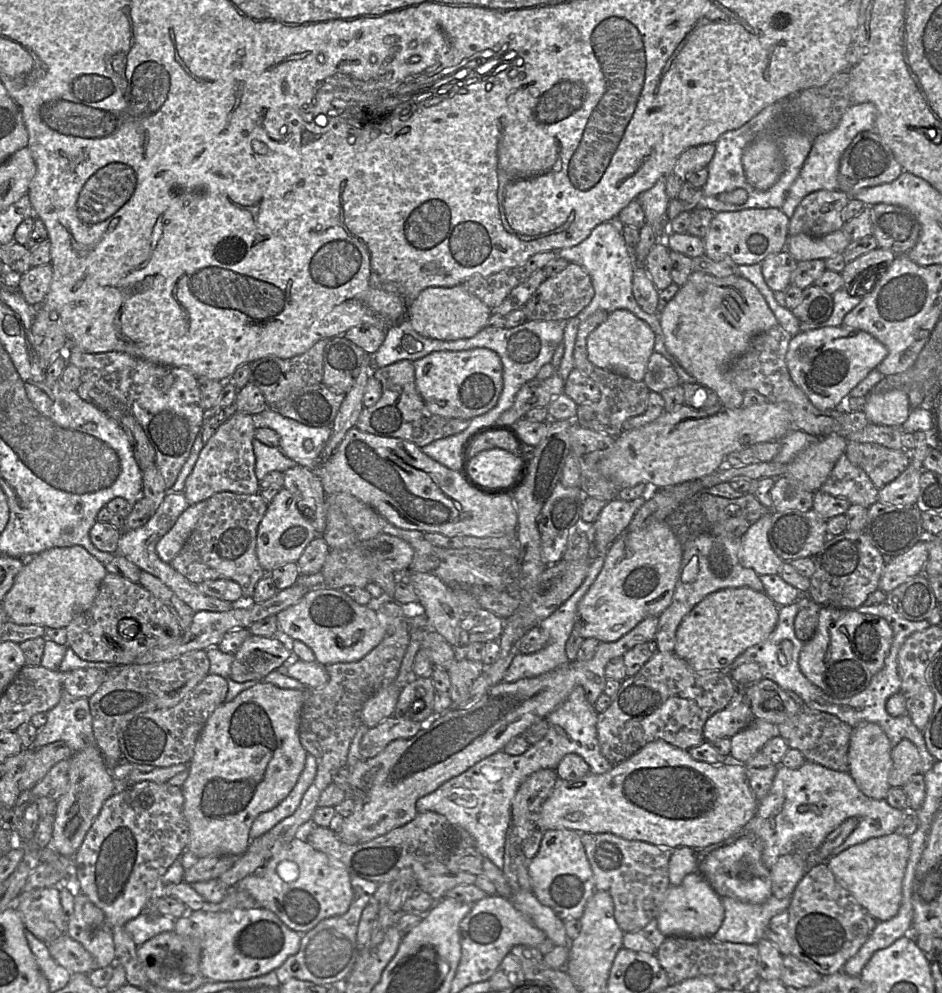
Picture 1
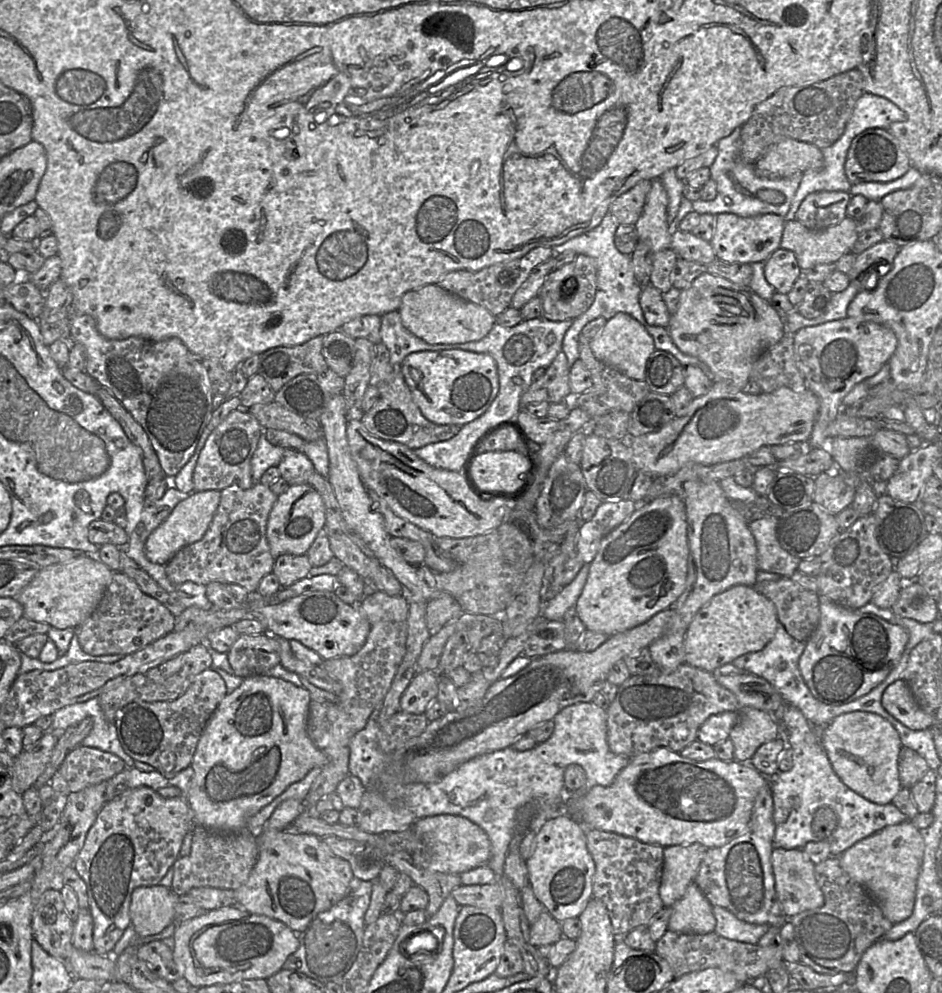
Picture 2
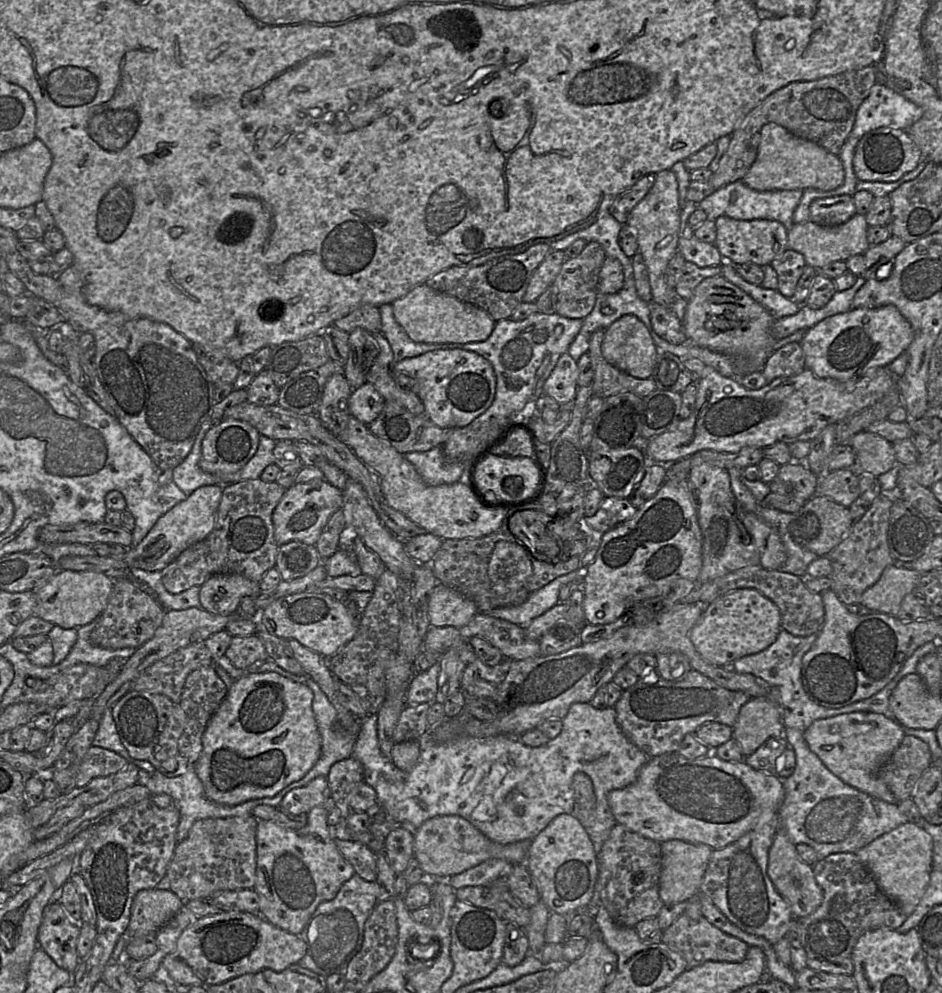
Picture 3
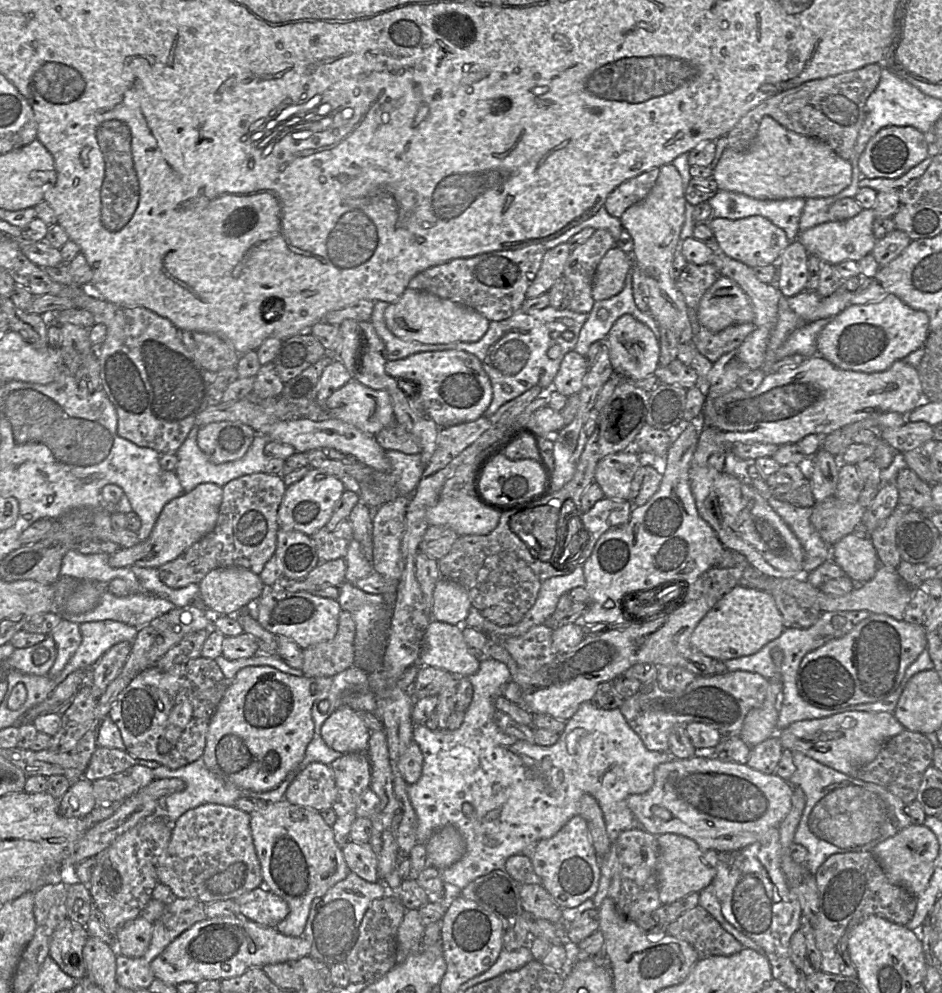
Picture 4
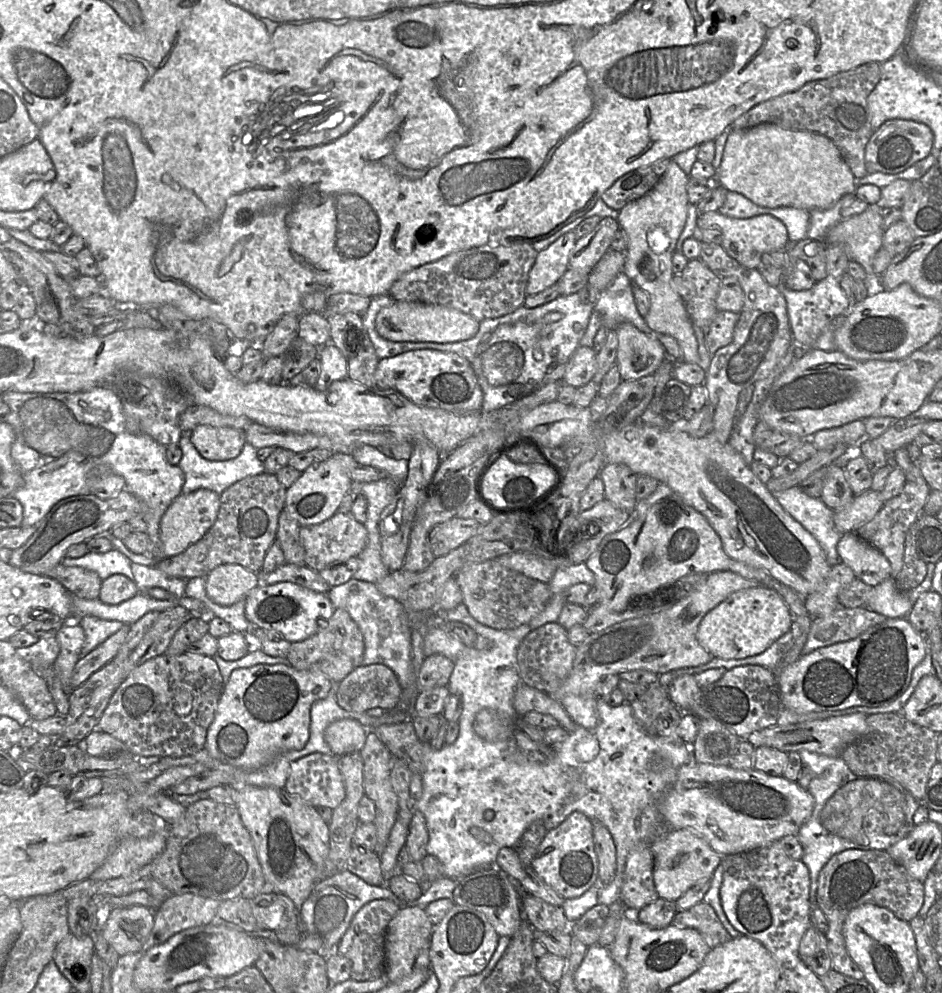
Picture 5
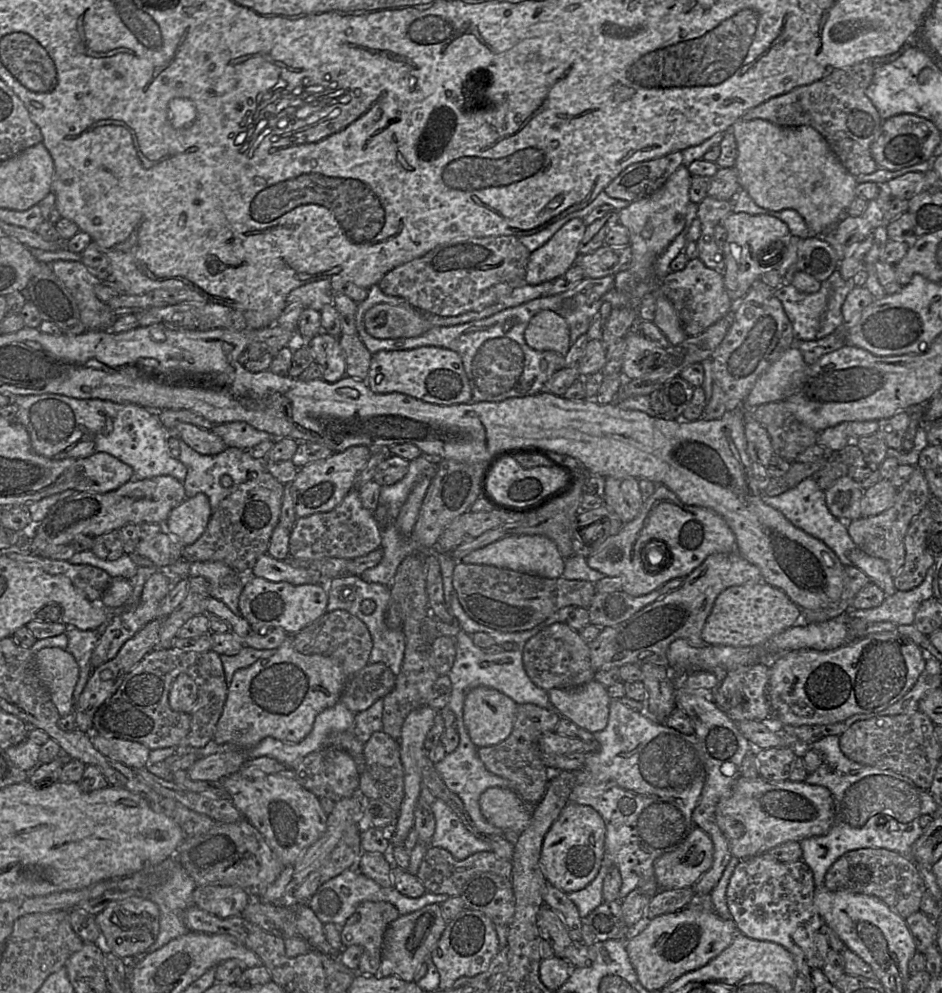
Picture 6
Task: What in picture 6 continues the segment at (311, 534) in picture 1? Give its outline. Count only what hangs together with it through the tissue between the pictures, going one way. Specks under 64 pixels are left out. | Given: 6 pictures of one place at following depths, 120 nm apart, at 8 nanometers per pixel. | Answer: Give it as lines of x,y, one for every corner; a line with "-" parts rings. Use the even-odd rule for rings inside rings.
353,446
343,452
334,452
326,459
299,468
291,483
296,516
302,518
315,513
329,512
337,507
352,490
357,474
367,465
371,455
372,450
369,447

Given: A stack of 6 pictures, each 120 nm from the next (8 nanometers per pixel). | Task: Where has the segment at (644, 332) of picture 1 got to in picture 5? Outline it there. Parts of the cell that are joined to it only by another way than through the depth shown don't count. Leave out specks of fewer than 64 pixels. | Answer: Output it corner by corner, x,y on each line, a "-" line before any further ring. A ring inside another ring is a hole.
623,322
615,329
618,337
616,364
622,381
653,374
666,358
659,340
641,332
630,322

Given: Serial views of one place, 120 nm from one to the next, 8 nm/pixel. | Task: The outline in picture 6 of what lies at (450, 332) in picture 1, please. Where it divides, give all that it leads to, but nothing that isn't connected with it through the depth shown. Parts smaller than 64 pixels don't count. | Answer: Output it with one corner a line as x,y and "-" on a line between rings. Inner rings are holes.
381,303
381,304
377,304
375,306
373,306
372,308
370,308
364,315
364,325
365,325
365,329
367,331
367,333
369,335
371,335
374,338
377,339
396,339
396,338
411,338
411,337
417,337
417,336
421,336
422,334
424,334
425,332
427,332
430,328
432,328
433,326
431,325
431,323
423,316
422,313
426,313
426,312
420,312
417,309
411,307
403,307
403,306
394,306
394,305
390,305
390,304
386,304
386,303

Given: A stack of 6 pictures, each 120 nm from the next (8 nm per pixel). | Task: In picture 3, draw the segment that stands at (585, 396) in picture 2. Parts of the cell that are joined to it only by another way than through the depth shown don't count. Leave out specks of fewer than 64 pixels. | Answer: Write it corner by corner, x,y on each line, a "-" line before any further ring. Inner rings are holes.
597,329
589,339
588,353
594,370
593,395
606,399
622,392
631,392
644,398
657,389
652,378
633,377
606,361
601,351
604,336
605,329

